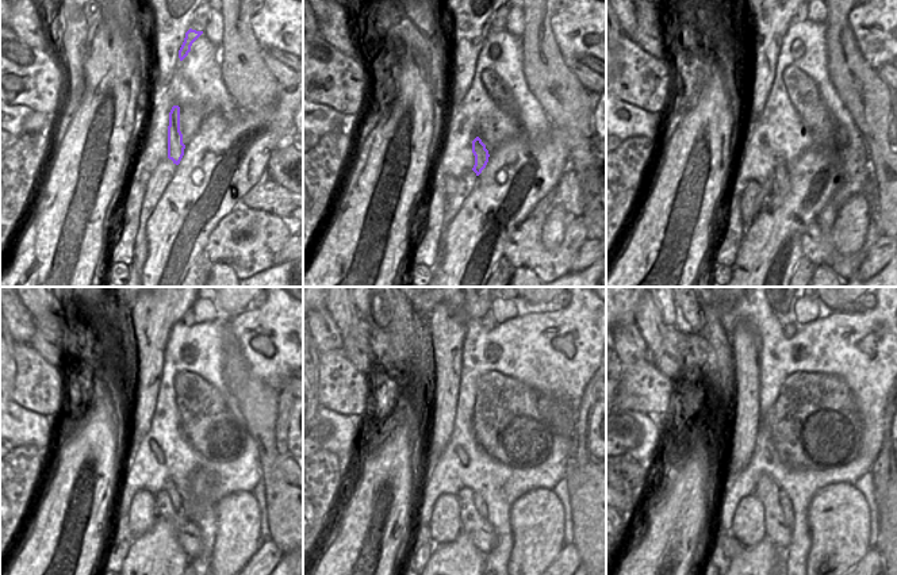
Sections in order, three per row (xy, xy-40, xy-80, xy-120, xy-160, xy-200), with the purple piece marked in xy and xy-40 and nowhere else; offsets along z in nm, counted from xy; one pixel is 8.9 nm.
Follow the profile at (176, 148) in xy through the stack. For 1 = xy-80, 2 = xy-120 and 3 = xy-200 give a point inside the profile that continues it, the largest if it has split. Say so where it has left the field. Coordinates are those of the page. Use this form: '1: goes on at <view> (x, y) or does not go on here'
1: goes on at xy-80 (781, 177)
2: goes on at xy-120 (169, 487)
3: goes on at xy-200 (785, 502)

